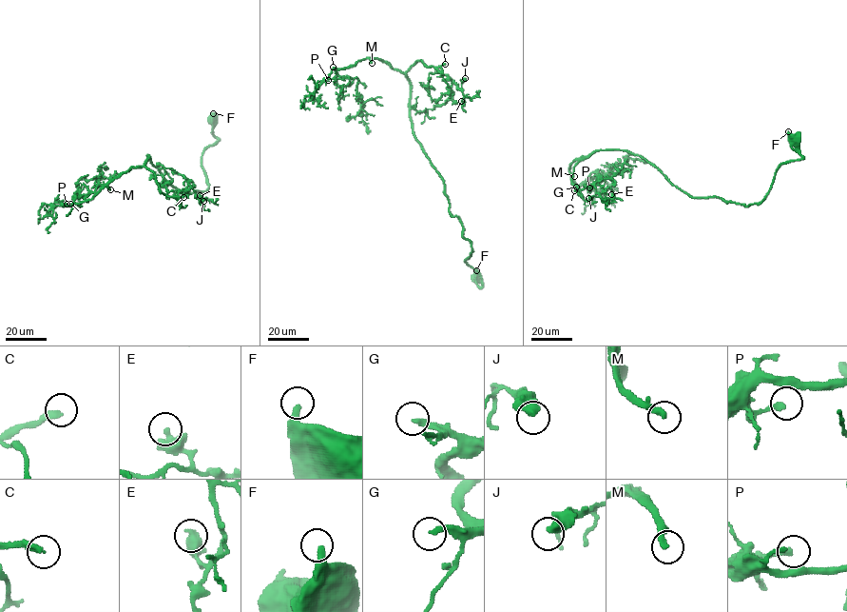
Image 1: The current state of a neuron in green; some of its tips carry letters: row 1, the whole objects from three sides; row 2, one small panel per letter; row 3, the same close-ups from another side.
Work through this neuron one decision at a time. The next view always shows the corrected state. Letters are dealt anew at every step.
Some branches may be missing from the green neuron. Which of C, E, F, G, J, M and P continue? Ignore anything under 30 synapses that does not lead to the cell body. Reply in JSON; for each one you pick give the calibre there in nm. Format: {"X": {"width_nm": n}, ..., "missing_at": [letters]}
{"C": {"width_nm": 260}, "G": {"width_nm": 240}, "M": {"width_nm": 260}, "missing_at": ["C", "G", "M"]}

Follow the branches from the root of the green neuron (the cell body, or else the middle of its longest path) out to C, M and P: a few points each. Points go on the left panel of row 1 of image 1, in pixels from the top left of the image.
C: (213, 120), (219, 140), (202, 155), (205, 190), (182, 192), (148, 155), (144, 163), (160, 191), (183, 197)
M: (213, 120), (219, 140), (202, 155), (205, 190), (182, 192), (148, 155), (143, 167), (115, 176), (110, 189)
P: (213, 120), (219, 140), (202, 155), (205, 190), (182, 192), (148, 155), (90, 199), (67, 204)

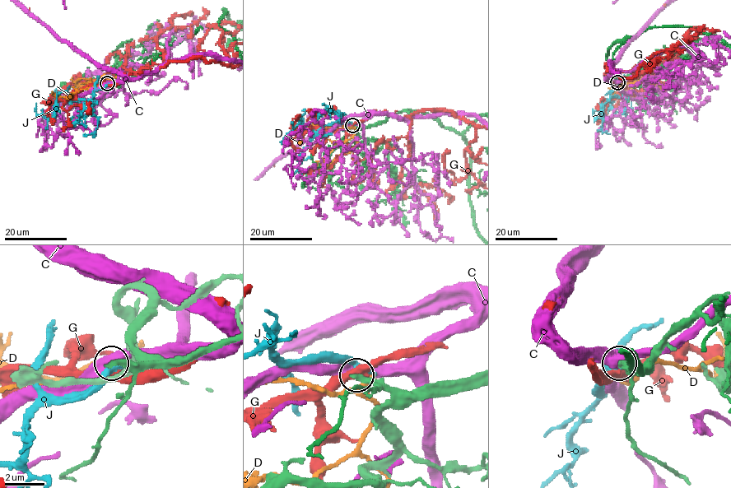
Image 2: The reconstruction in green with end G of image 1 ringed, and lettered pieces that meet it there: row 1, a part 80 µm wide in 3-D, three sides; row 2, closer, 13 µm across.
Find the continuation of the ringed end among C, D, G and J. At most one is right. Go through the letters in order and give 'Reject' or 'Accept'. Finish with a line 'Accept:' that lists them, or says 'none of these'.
C: Reject
D: Reject
G: Reject
J: Reject
Accept: none of these

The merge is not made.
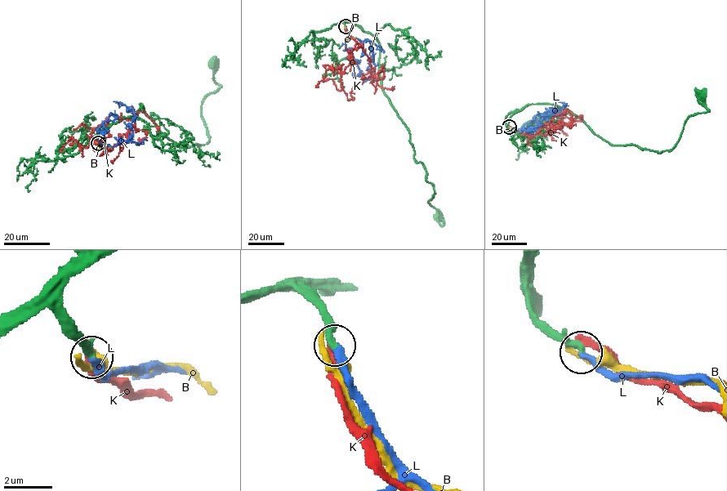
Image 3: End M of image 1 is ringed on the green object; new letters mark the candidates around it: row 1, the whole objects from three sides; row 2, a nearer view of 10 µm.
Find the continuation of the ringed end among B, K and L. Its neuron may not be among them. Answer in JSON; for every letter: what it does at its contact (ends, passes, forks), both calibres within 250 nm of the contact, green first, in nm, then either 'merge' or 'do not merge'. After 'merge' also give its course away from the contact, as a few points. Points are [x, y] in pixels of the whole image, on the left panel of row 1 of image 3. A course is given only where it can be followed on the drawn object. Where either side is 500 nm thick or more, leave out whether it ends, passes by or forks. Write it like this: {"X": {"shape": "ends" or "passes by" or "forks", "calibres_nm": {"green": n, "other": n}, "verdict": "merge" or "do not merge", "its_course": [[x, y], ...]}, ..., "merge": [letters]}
{"B": {"shape": "ends", "calibres_nm": {"green": 420, "other": 190}, "verdict": "do not merge"}, "K": {"shape": "ends", "calibres_nm": {"green": 340, "other": 340}, "verdict": "do not merge"}, "L": {"shape": "ends", "calibres_nm": {"green": 280, "other": 280}, "verdict": "merge", "its_course": [[98, 143], [115, 146], [132, 136], [130, 125], [136, 118], [135, 114], [124, 104], [113, 101]]}, "merge": ["L"]}

